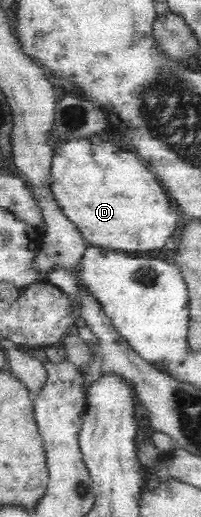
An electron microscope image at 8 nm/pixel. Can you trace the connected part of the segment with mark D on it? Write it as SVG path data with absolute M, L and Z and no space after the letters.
M95 136L56 145L51 159L51 178L48 182L52 198L90 245L112 248L119 252L151 252L157 248L165 250L165 242L174 234L179 218L177 212L171 206L163 187L159 186L155 176L147 170L147 163L139 160L137 154L121 150L120 145L115 142L117 141L102 140Z

